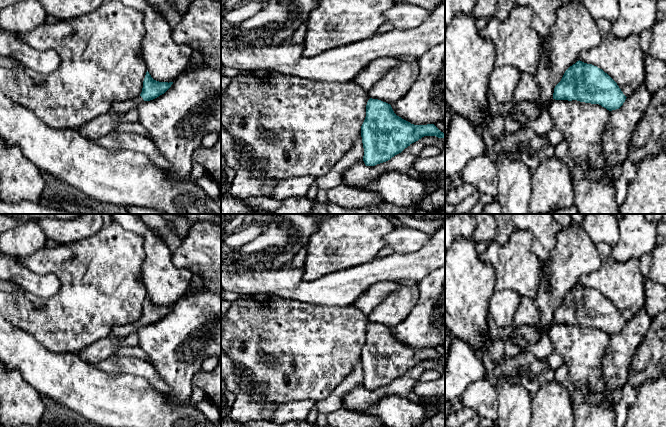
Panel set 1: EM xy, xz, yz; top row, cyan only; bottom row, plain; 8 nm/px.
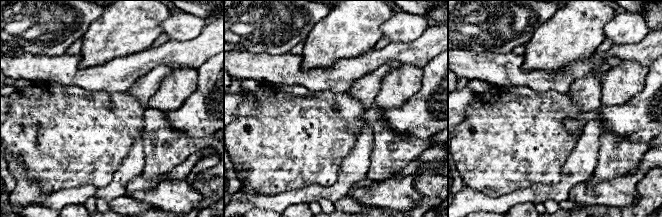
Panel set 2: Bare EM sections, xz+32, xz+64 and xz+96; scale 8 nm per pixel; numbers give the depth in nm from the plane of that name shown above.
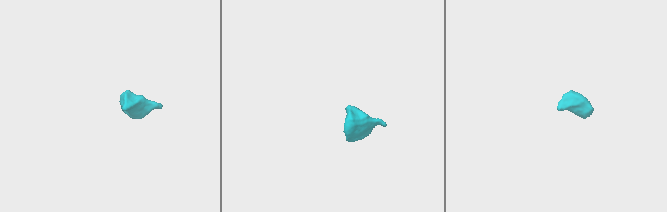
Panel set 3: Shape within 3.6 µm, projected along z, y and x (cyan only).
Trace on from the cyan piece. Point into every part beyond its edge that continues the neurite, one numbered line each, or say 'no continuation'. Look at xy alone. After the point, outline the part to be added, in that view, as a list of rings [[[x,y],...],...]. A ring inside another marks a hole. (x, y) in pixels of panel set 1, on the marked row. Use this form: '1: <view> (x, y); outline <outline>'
1: xy (121, 107); outline [[[139,95],[130,100],[114,102],[110,110],[115,114],[123,115],[130,110],[137,109],[142,102],[144,102],[144,100]]]

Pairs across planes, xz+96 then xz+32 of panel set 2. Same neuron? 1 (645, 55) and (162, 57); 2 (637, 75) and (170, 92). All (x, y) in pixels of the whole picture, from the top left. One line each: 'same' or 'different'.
1: same
2: same

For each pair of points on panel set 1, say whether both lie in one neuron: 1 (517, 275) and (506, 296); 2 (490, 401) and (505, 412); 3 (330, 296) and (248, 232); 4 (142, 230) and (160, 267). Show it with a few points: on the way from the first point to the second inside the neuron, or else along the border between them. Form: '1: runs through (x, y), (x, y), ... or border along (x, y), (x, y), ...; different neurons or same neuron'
1: border along (495, 290), (512, 289), (520, 297); different neurons
2: border along (493, 384), (496, 390), (498, 416); different neurons
3: border along (283, 266), (271, 269); different neurons
4: runs through (151, 239), (158, 258); same neuron

